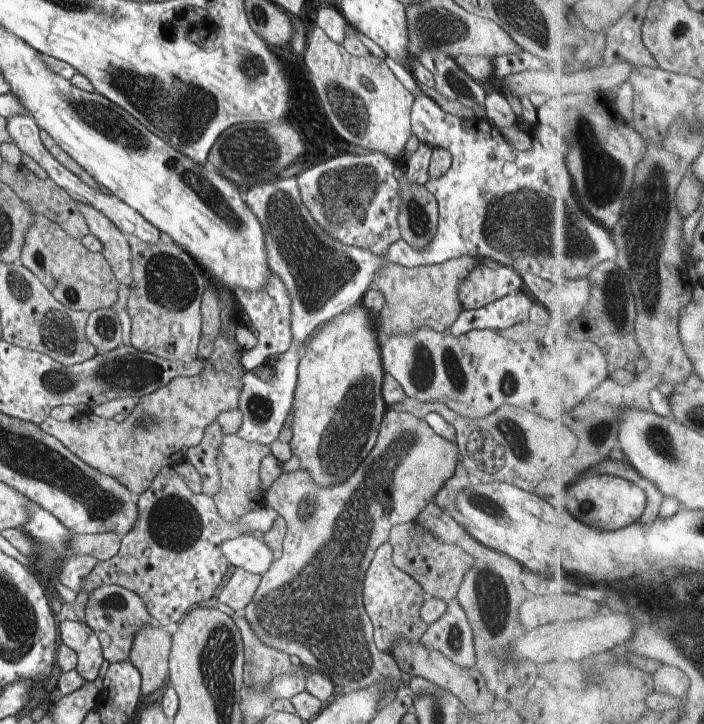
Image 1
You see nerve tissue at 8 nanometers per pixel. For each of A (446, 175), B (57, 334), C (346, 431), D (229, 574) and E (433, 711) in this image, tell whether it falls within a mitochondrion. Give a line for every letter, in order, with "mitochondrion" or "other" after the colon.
A: other
B: mitochondrion
C: mitochondrion
D: other
E: mitochondrion

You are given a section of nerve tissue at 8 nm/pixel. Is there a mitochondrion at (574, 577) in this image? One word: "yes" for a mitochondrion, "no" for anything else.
no

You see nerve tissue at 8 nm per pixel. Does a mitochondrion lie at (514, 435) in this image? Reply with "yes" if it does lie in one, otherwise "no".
yes

